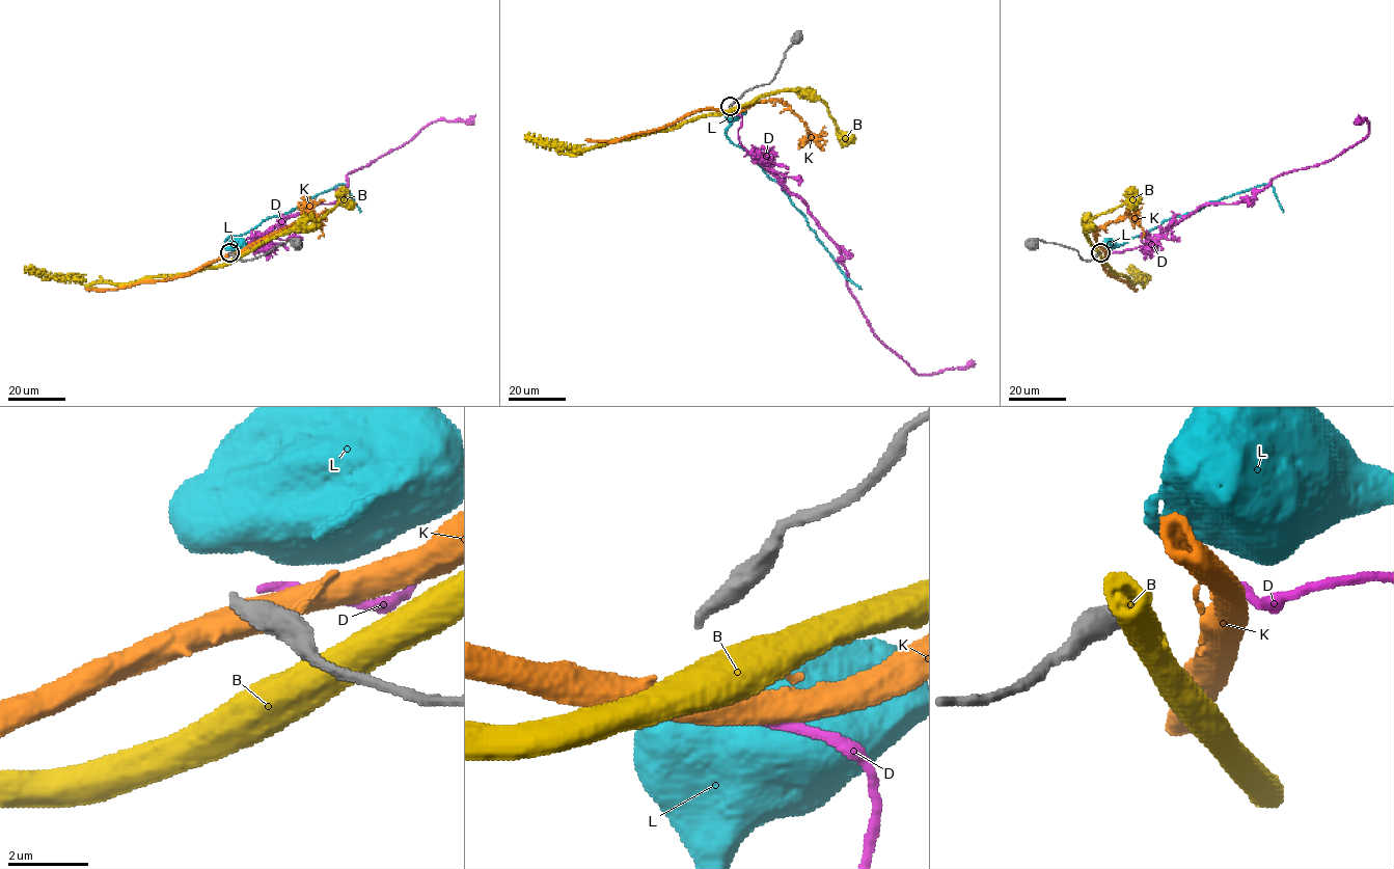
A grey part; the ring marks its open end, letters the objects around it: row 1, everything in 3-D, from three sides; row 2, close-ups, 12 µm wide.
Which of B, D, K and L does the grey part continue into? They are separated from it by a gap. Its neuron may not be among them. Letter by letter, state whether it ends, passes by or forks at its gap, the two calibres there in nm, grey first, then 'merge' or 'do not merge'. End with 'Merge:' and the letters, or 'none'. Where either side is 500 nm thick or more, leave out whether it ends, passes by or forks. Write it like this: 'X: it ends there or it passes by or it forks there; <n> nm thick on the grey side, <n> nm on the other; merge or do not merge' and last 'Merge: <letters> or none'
B: 320 nm thick on the grey side, 750 nm on the other; do not merge
D: it ends there; 320 nm thick on the grey side, 200 nm on the other; merge
K: 320 nm thick on the grey side, 800 nm on the other; do not merge
L: 320 nm thick on the grey side, 1100 nm on the other; do not merge
Merge: D

